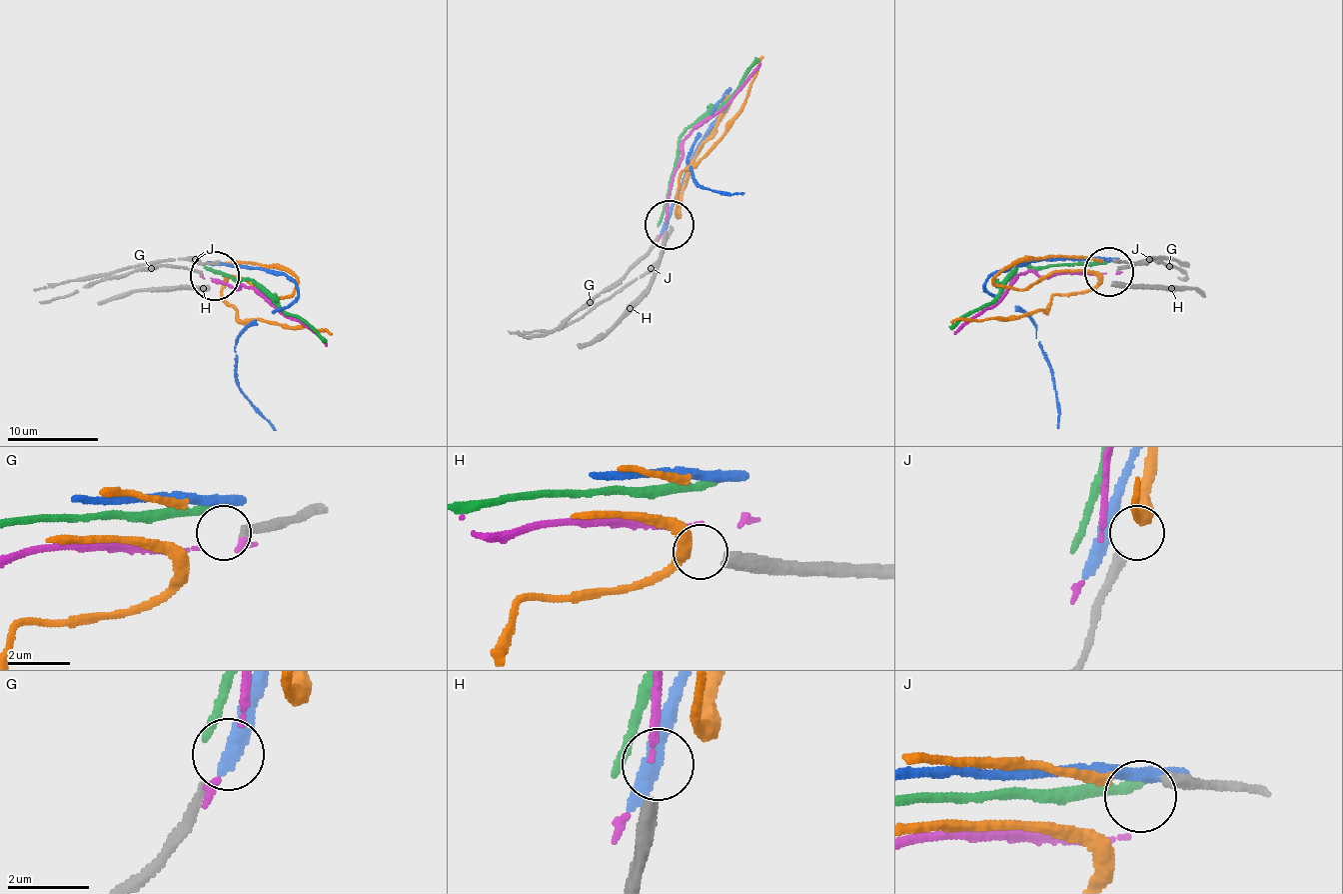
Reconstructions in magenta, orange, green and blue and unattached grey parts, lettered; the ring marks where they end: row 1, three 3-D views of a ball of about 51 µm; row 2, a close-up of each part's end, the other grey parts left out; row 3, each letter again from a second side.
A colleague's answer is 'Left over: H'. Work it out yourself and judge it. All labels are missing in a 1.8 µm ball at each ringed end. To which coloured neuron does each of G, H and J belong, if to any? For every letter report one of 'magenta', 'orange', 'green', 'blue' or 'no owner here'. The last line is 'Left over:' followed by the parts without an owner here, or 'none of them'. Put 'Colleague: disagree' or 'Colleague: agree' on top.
Colleague: disagree
G: no owner here
H: no owner here
J: orange
Left over: G, H

